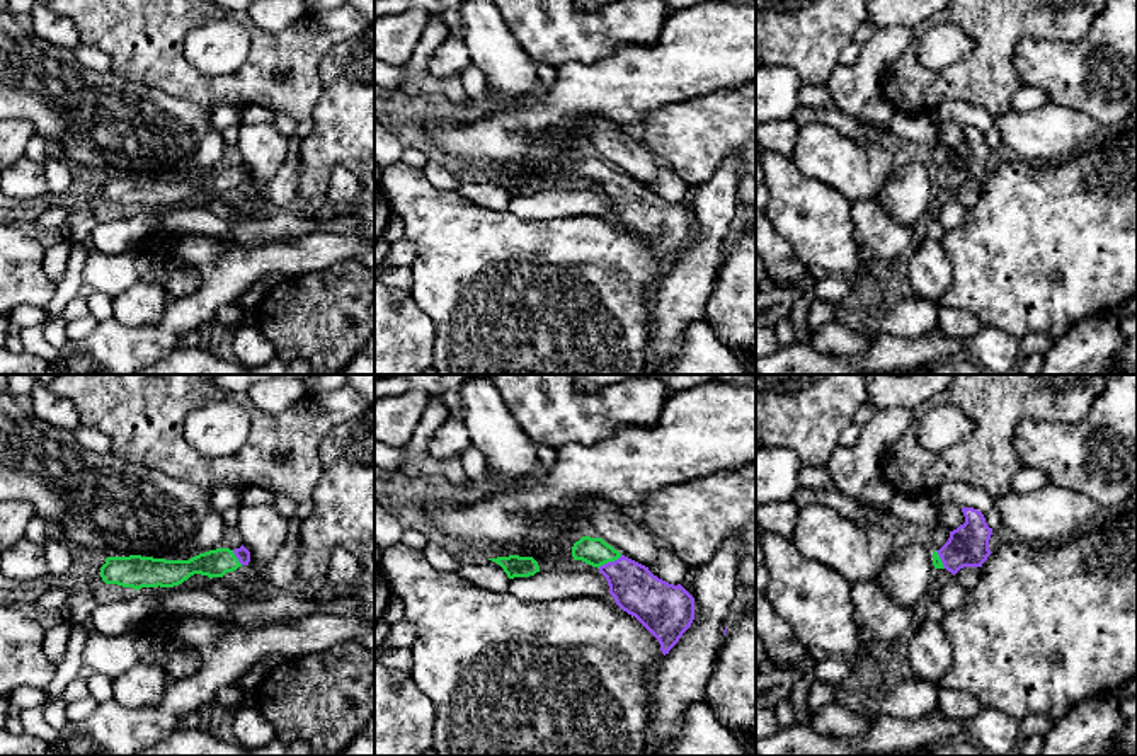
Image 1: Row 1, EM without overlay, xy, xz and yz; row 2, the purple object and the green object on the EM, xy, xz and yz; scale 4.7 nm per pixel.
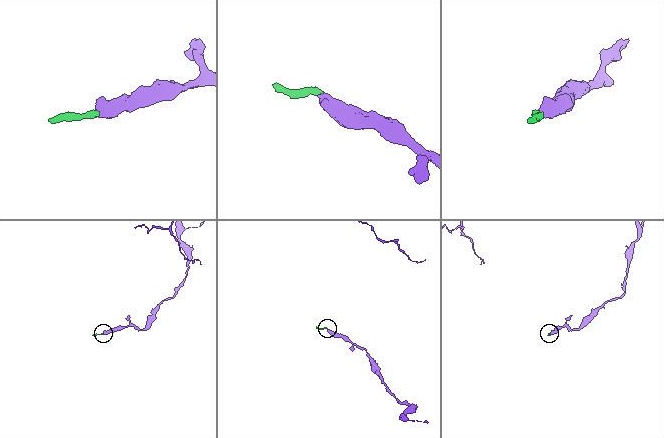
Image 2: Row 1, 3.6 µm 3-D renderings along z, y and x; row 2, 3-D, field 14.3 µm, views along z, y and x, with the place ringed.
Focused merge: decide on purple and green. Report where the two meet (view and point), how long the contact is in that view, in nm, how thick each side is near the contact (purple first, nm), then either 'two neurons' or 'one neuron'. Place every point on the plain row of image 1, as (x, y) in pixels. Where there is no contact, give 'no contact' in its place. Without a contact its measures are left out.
meets purple in xz at (610, 181); contact 130 nm long; 220 nm thick on the purple side, 140 nm on the other; one neuron

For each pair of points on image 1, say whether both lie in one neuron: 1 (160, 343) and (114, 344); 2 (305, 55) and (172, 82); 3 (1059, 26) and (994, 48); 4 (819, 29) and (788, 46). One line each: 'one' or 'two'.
1: one
2: one
3: one
4: one

